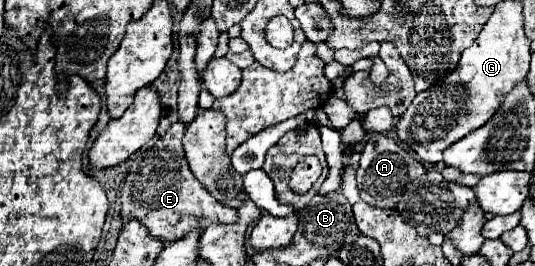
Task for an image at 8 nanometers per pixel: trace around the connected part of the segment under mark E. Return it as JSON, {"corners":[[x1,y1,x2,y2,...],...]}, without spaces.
{"corners":[[178,120,168,128,168,132,154,144,154,148,148,150,148,156,144,156,140,162,134,162,130,166,130,172,126,176,126,184,122,188,122,220,128,222,130,218,138,218,152,236,160,238,162,242,170,242,174,238,182,238,188,230,192,230,200,220,202,228,206,228,212,222,230,224,236,222,236,210,222,206,192,174,188,168,184,148,182,148,182,136,186,132,186,124]]}

